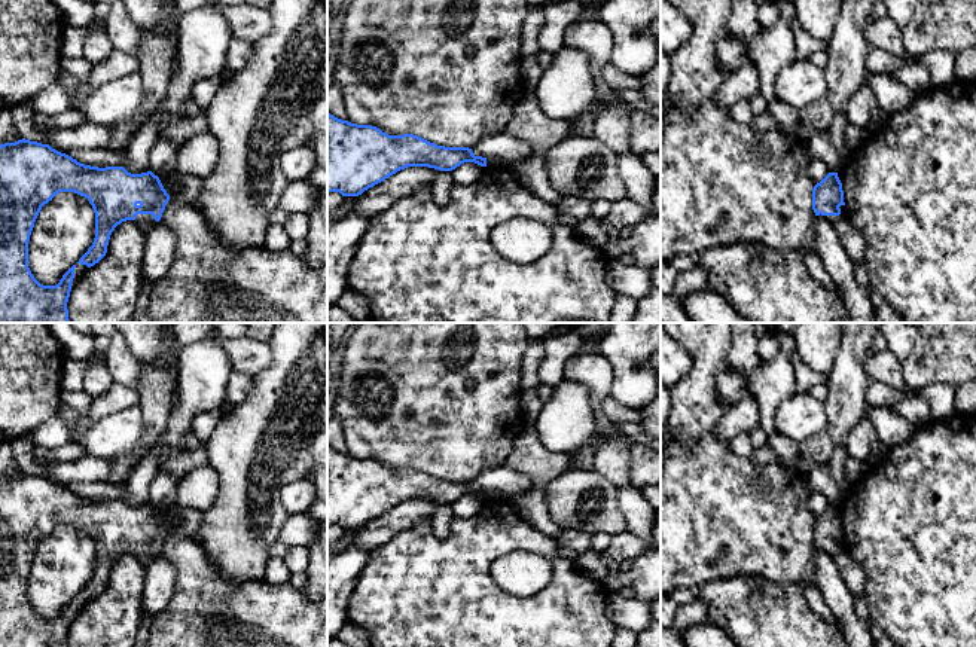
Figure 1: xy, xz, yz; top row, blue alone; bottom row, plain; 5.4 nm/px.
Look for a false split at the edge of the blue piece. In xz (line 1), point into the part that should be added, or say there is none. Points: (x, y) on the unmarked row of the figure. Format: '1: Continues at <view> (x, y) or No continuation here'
1: No continuation here

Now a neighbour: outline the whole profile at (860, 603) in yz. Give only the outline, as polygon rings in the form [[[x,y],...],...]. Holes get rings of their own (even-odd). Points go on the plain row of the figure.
[[[854,596],[854,607],[857,617],[869,628],[870,623],[870,613],[867,608],[867,599],[864,596]]]

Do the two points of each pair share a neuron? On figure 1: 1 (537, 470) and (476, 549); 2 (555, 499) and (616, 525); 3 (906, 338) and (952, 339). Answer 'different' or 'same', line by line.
1: different
2: same
3: different

